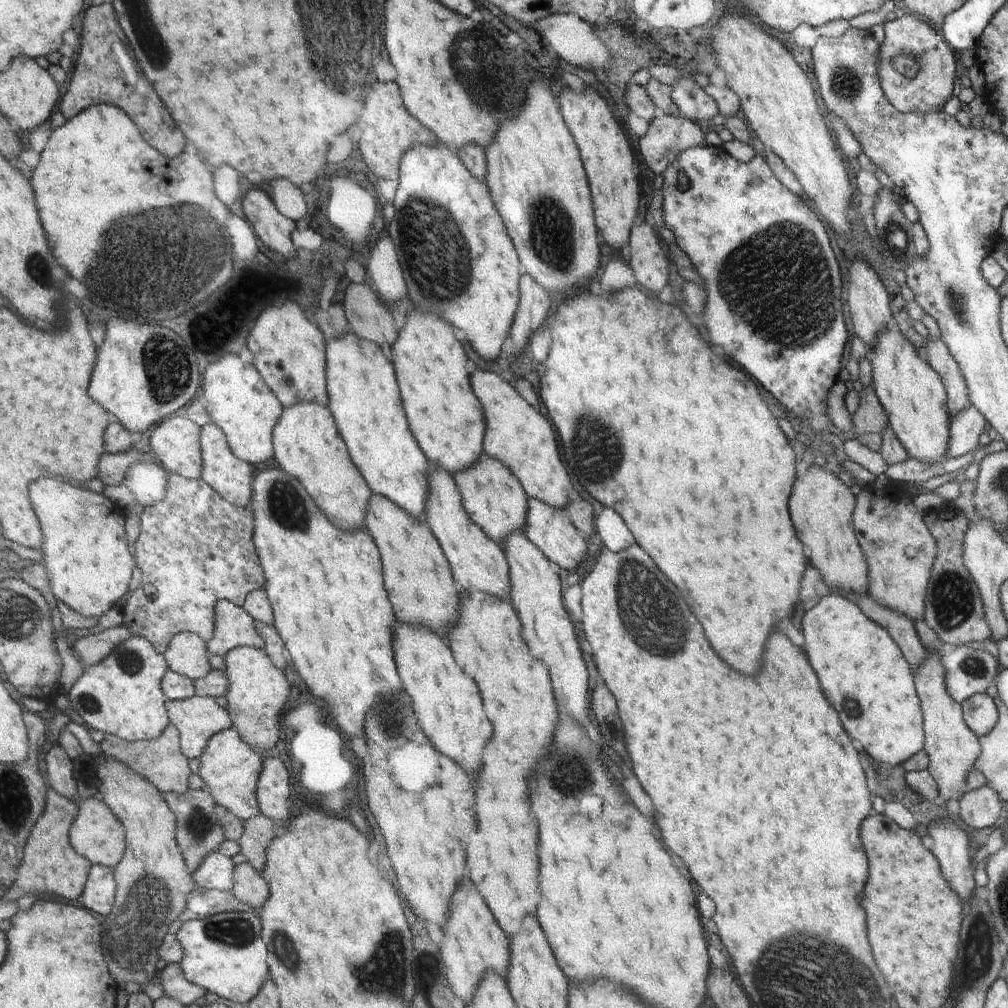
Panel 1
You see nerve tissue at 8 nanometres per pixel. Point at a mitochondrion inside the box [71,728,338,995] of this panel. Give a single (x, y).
(134, 933)

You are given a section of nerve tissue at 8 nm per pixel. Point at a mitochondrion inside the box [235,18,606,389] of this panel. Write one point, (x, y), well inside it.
(433, 265)

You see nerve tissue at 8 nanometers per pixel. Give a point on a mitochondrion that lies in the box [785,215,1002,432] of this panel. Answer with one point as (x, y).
(957, 300)

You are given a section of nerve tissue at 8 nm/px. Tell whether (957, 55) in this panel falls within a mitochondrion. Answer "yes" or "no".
no

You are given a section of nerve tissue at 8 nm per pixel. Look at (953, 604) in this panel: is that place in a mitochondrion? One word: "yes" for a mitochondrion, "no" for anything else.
yes

